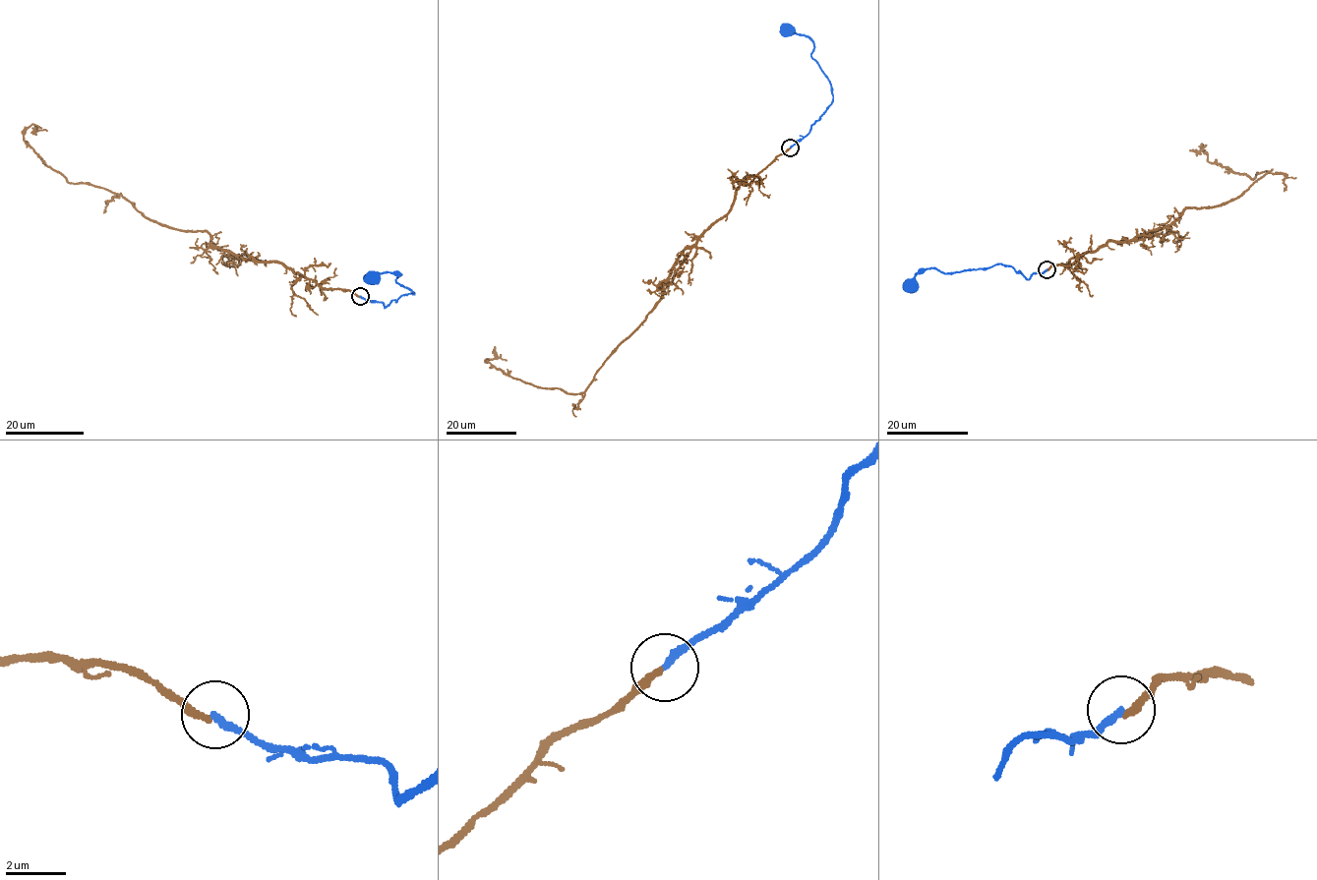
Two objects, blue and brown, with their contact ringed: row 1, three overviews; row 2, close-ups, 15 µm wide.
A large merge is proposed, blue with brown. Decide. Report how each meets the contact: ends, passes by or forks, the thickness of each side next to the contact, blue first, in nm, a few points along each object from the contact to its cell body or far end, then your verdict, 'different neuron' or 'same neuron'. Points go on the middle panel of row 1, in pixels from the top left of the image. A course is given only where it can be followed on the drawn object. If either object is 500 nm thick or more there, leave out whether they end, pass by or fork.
blue ends; brown ends; calibres 260 and 240 nm; course blue (790, 148), (807, 135), (831, 103), (832, 95), (829, 80), (810, 55), (814, 43), (808, 36), (789, 29); course brown (789, 148), (741, 185), (733, 205), (688, 246), (655, 308), (582, 393), (512, 378), (486, 362), (494, 346); different neuron

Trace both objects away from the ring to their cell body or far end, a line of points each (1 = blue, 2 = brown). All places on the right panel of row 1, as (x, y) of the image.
1: (1047, 269), (1029, 278), (1000, 264), (946, 273), (927, 267), (916, 274), (910, 286)
2: (1047, 269), (1162, 229), (1185, 208), (1221, 205), (1268, 172), (1253, 179), (1208, 160), (1202, 145), (1189, 150)

